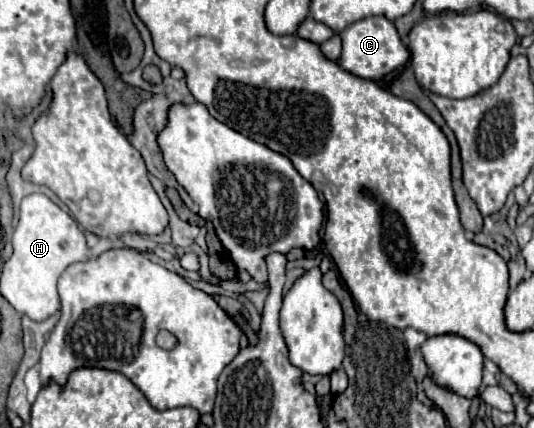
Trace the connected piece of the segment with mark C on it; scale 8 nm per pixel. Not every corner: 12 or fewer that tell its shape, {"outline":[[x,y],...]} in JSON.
{"outline":[[362,18],[340,32],[340,66],[380,80],[406,64],[394,22]]}

